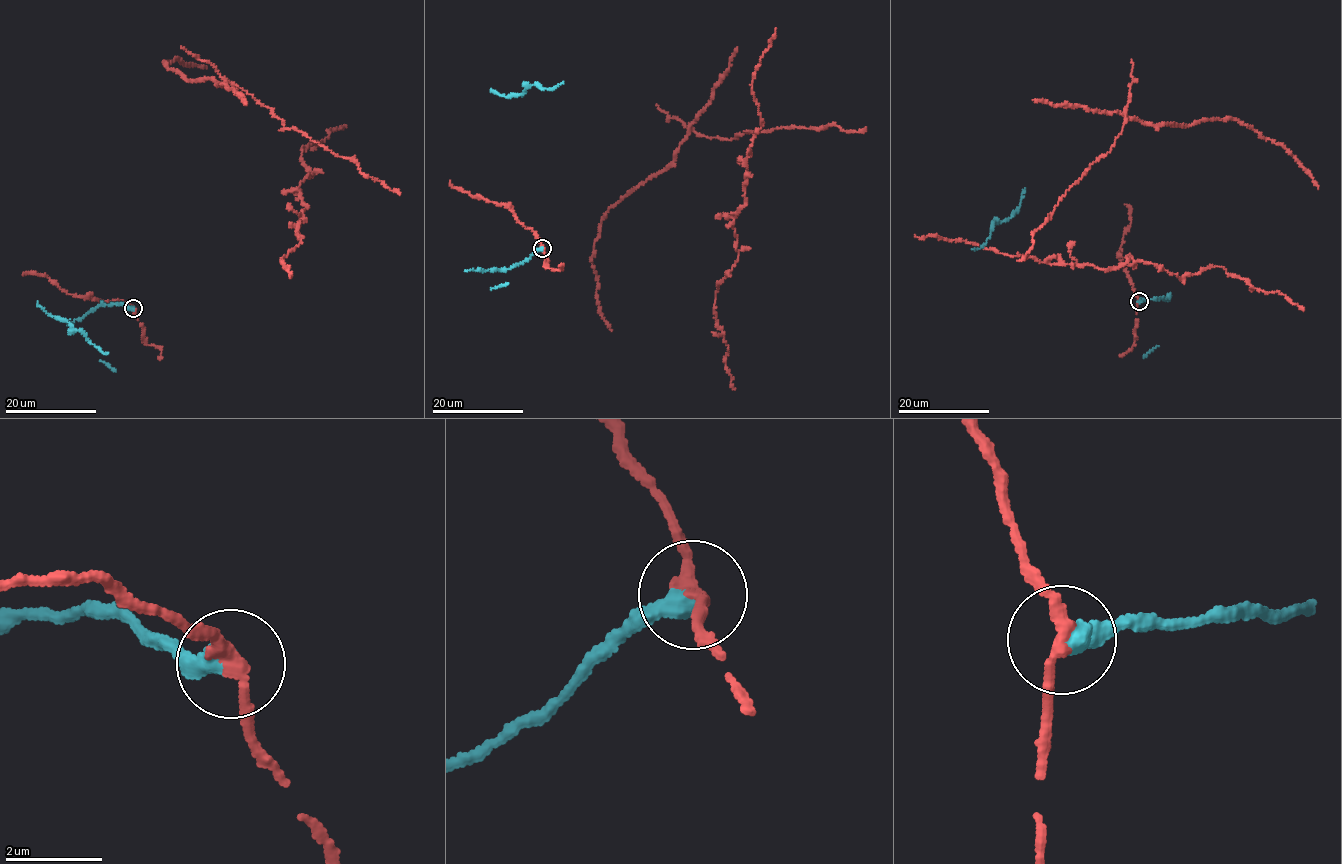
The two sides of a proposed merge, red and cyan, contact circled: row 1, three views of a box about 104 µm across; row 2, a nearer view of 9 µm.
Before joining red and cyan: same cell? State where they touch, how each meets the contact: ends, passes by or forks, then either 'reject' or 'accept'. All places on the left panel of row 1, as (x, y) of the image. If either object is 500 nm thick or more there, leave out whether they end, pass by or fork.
place (133, 308); red passes by; cyan ends; reject

